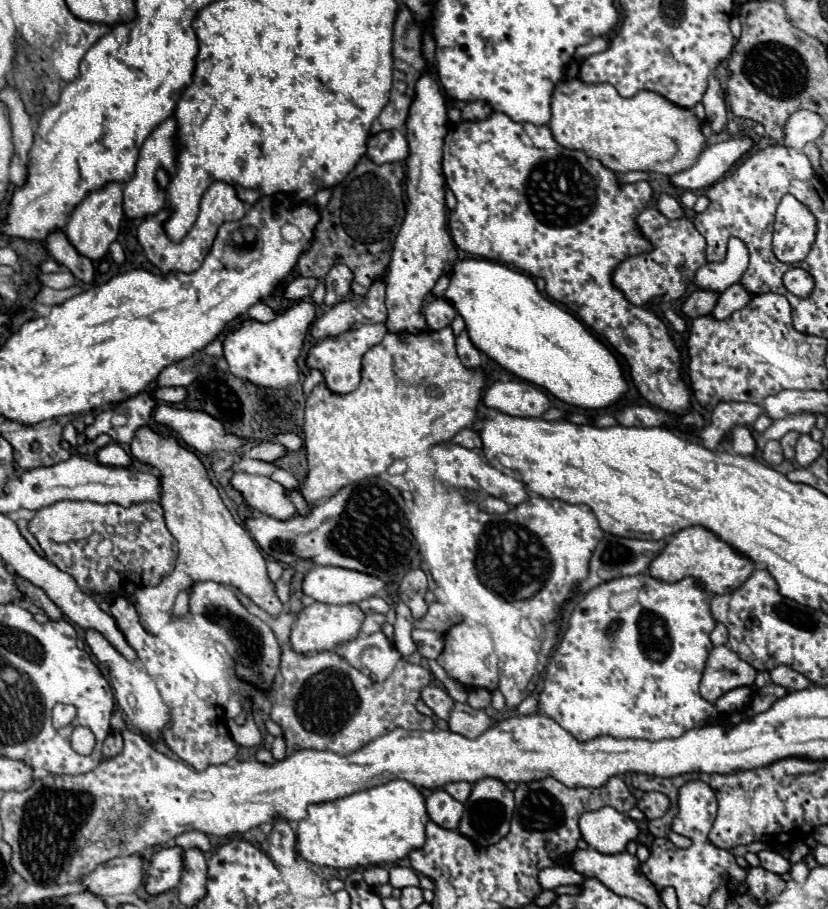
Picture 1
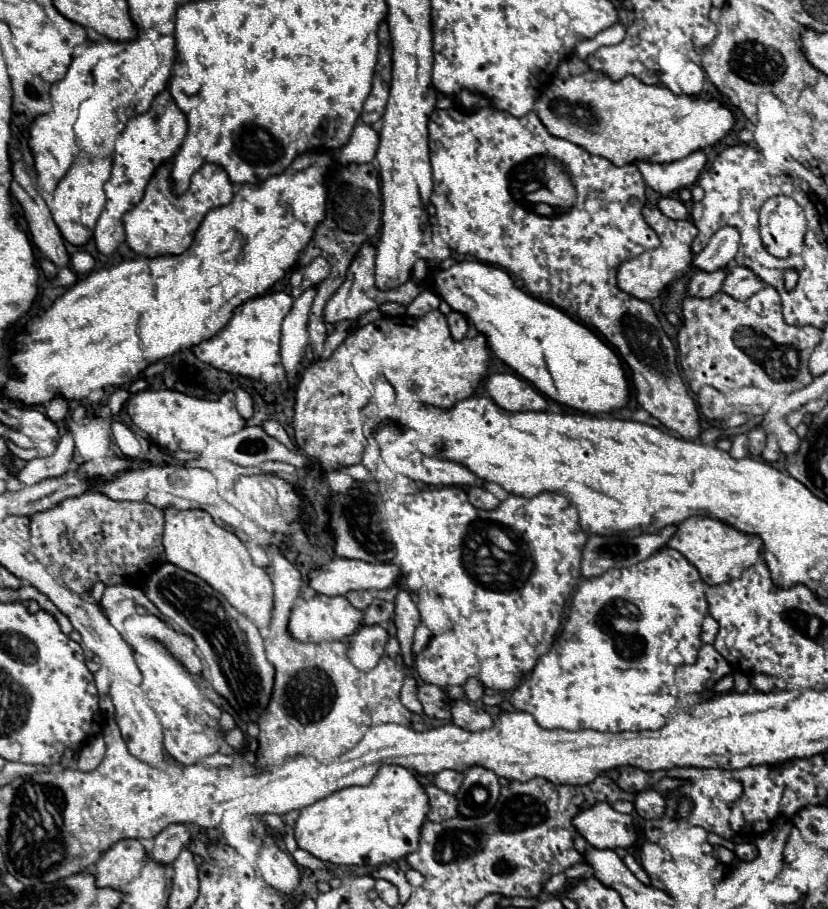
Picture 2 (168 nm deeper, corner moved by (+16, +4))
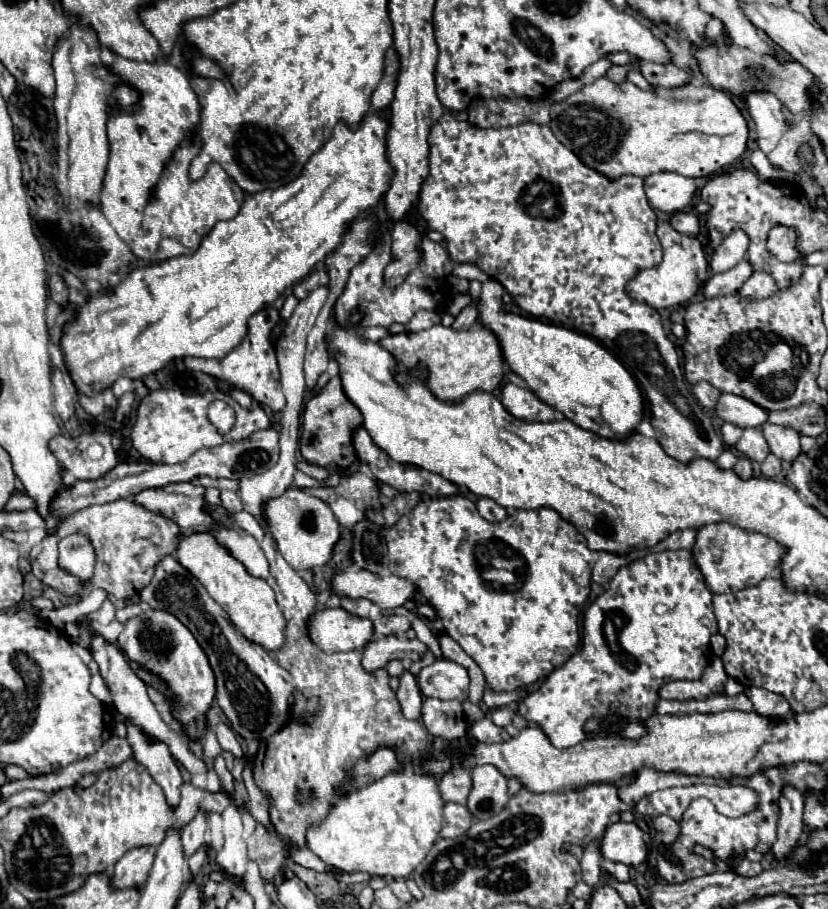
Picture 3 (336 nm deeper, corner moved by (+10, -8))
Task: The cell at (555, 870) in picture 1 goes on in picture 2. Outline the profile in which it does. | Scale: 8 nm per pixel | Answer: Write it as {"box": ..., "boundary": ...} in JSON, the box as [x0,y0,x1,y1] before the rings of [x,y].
{"box":[566,863,592,879],"boundary":[[[578,863],[578,865],[572,865],[568,871],[566,871],[566,877],[568,879],[584,879],[584,877],[590,877],[592,875],[592,867],[588,863]]]}

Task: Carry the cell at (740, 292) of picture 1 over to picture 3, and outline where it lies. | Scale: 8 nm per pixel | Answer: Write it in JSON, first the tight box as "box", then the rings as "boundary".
{"box":[740,271,778,301],"boundary":[[[756,271],[752,273],[752,277],[744,283],[740,295],[748,301],[756,301],[756,299],[766,299],[770,295],[774,295],[778,291],[778,285],[774,283],[774,279],[770,279],[770,275],[766,275],[764,271]]]}

